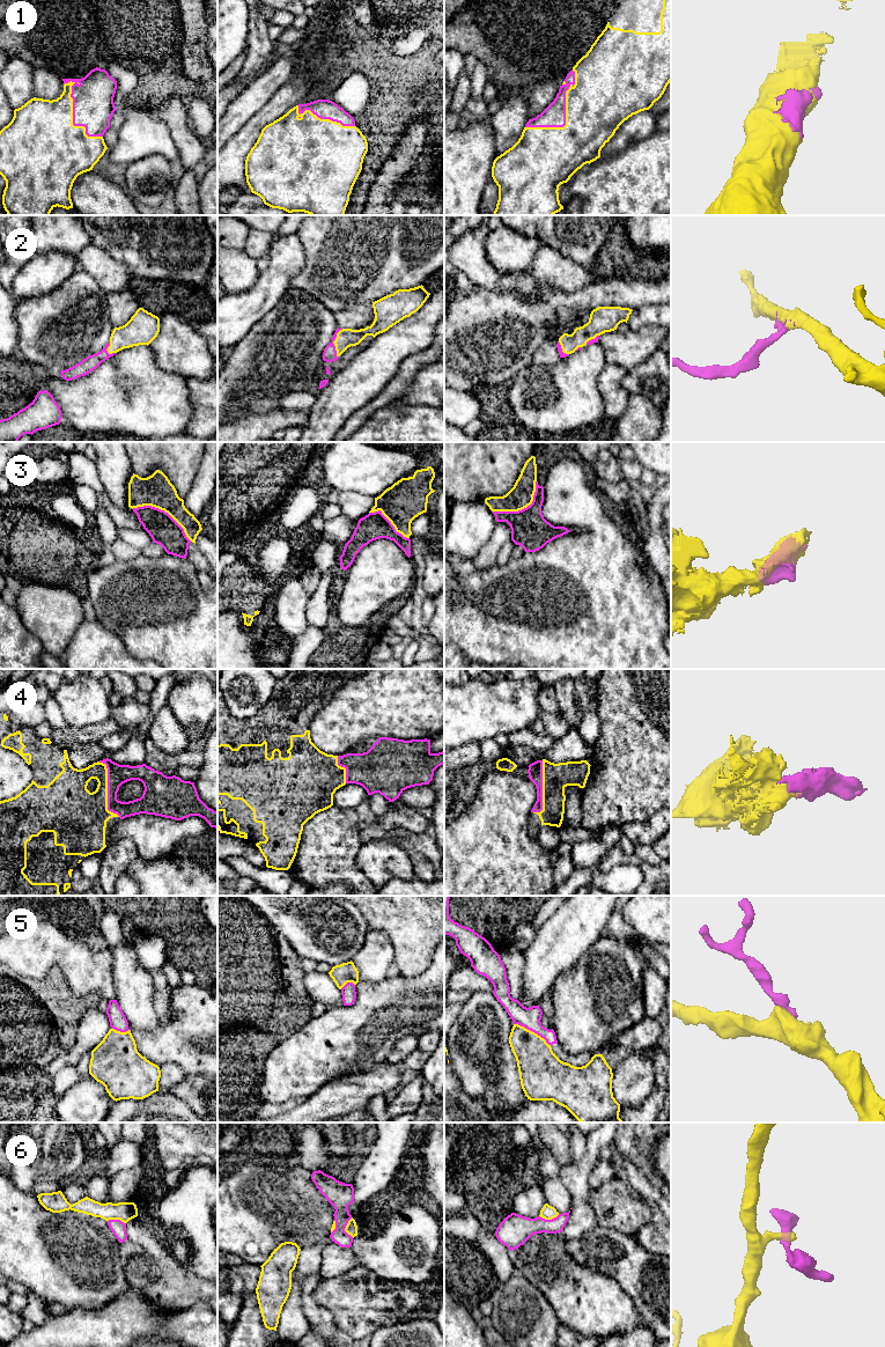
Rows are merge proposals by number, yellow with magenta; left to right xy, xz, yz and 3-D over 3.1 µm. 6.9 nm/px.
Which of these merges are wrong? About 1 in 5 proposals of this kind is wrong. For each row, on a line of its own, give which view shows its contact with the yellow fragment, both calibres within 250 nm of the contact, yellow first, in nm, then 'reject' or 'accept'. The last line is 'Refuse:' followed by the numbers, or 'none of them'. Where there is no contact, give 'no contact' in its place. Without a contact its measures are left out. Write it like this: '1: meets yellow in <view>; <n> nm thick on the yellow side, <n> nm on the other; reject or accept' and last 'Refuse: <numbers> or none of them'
1: meets yellow in yz; 420 nm thick on the yellow side, 160 nm on the other; accept
2: meets yellow in xz; 130 nm thick on the yellow side, 100 nm on the other; accept
3: meets yellow in xy; 220 nm thick on the yellow side, 200 nm on the other; reject
4: meets yellow in xy; 340 nm thick on the yellow side, 140 nm on the other; accept
5: meets yellow in yz; 280 nm thick on the yellow side, 140 nm on the other; accept
6: meets yellow in xz; 80 nm thick on the yellow side, 180 nm on the other; reject
Refuse: 3, 6

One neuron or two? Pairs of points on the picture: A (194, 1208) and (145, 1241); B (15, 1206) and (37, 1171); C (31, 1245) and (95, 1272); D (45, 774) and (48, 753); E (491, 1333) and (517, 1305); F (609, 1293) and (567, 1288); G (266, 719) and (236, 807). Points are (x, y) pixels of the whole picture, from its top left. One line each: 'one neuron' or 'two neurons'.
A: two neurons
B: two neurons
C: one neuron
D: one neuron
E: two neurons
F: one neuron
G: one neuron

